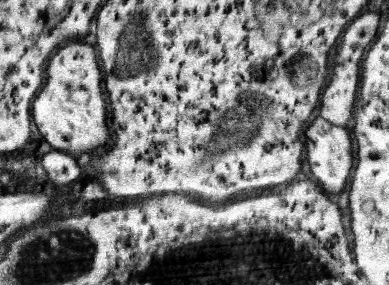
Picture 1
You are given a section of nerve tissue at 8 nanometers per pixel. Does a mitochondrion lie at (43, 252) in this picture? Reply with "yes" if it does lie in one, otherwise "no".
yes

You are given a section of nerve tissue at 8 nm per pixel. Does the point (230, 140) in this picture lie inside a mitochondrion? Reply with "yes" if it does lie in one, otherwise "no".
yes

